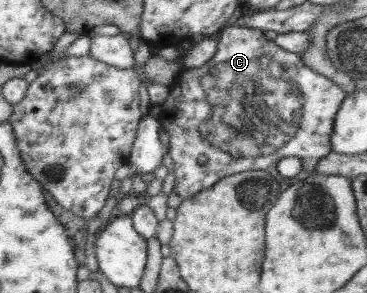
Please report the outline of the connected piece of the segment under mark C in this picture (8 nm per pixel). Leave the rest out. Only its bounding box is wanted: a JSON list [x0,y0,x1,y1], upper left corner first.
[157,21,348,200]

